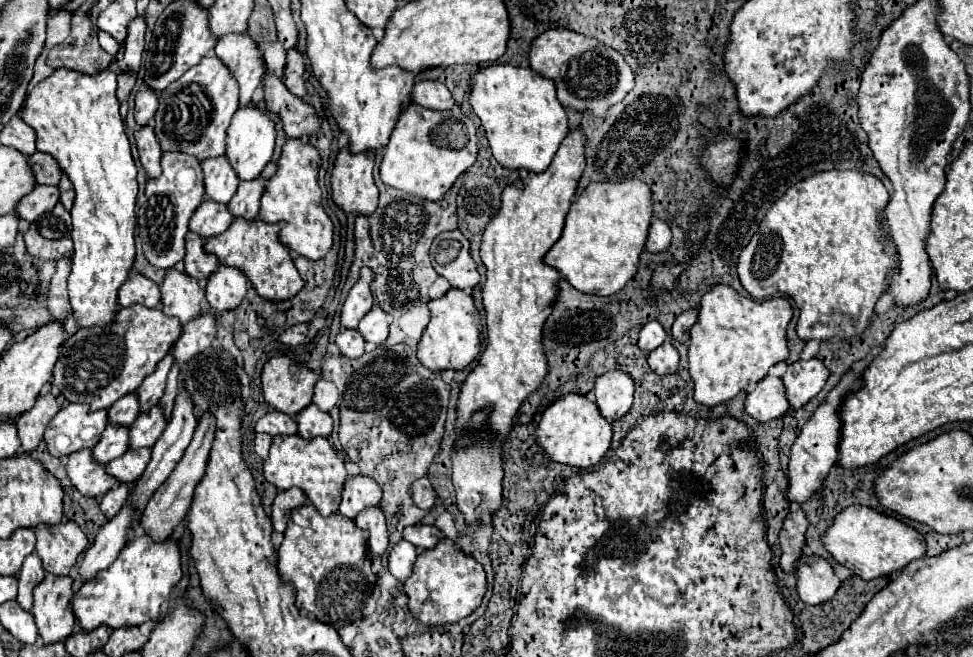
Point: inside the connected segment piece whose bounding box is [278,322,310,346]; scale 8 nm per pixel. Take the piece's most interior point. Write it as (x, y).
(295, 335)

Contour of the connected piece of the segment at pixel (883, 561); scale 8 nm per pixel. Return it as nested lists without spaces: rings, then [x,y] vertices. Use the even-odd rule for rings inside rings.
[[[848,506],[842,514],[836,516],[822,542],[838,564],[850,568],[862,580],[892,576],[908,562],[926,554],[926,540],[916,528],[902,524],[902,520],[892,516],[884,516],[868,506]]]

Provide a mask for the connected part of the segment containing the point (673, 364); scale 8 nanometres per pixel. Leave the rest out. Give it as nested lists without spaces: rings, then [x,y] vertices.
[[[666,342],[648,354],[648,366],[654,366],[656,374],[674,374],[678,370],[678,352],[672,342]]]

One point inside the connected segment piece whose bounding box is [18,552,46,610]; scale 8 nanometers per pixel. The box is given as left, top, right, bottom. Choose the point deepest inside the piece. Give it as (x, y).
(31, 572)

